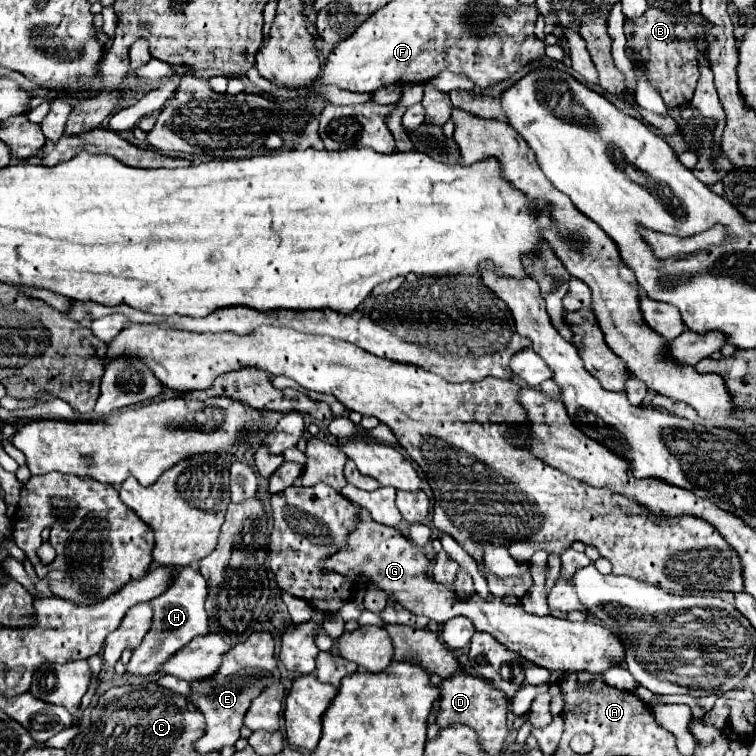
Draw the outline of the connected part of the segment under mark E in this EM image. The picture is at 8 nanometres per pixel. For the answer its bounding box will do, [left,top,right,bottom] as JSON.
[188,631,280,753]

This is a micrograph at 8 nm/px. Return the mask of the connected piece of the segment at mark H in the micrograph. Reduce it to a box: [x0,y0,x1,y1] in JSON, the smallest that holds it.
[126,567,208,675]

